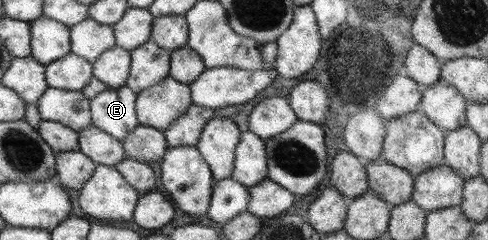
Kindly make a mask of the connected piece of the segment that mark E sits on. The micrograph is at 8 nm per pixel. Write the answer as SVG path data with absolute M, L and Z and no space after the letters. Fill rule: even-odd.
M127 85L111 89L91 100L93 125L125 140L140 125L137 116L137 92Z

